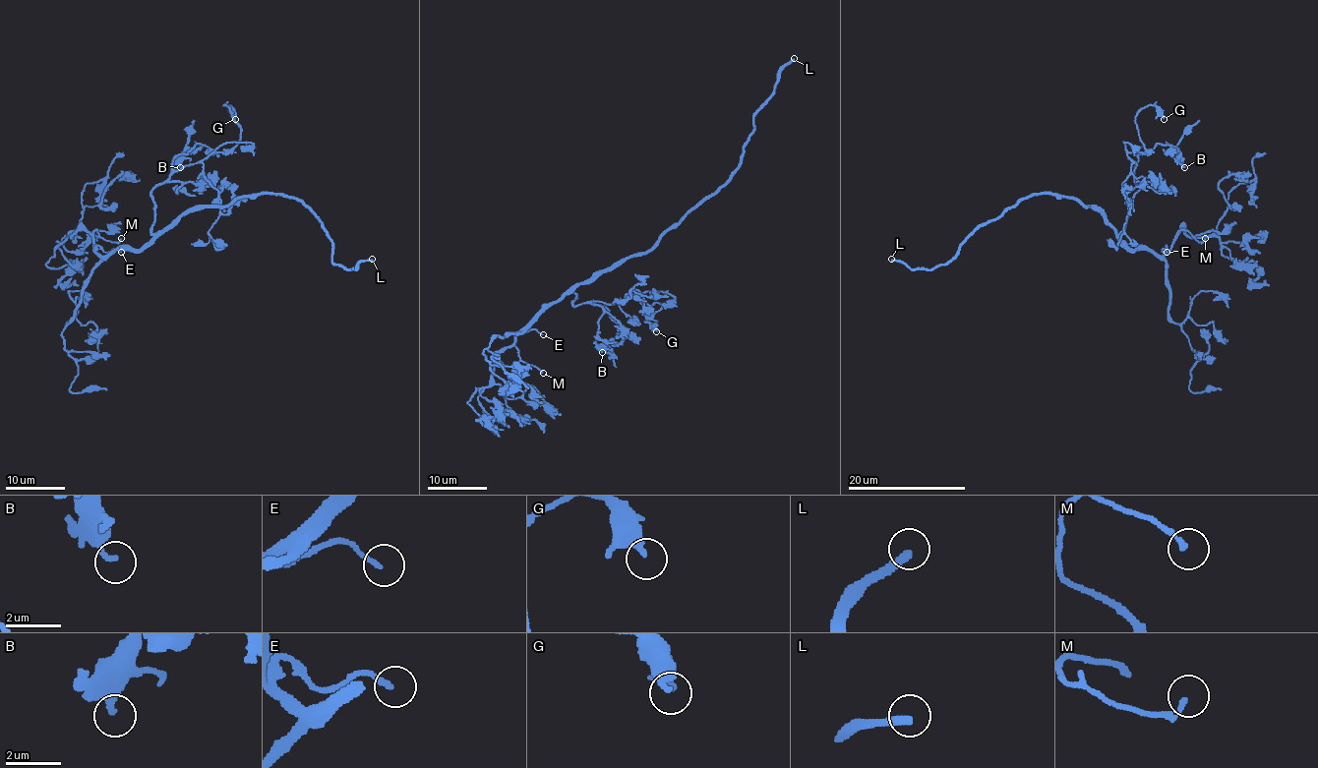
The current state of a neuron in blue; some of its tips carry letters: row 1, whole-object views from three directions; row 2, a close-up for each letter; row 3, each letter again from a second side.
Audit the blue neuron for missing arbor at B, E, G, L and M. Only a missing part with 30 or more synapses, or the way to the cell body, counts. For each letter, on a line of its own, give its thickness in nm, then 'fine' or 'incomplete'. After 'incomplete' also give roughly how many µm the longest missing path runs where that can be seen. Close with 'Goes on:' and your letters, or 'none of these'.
B: calibre 240 nm; fine
E: calibre 170 nm; incomplete; missing 15 µm
G: calibre 360 nm; fine
L: calibre 280 nm; incomplete; missing 30 µm
M: calibre 150 nm; fine
Goes on: E, L

